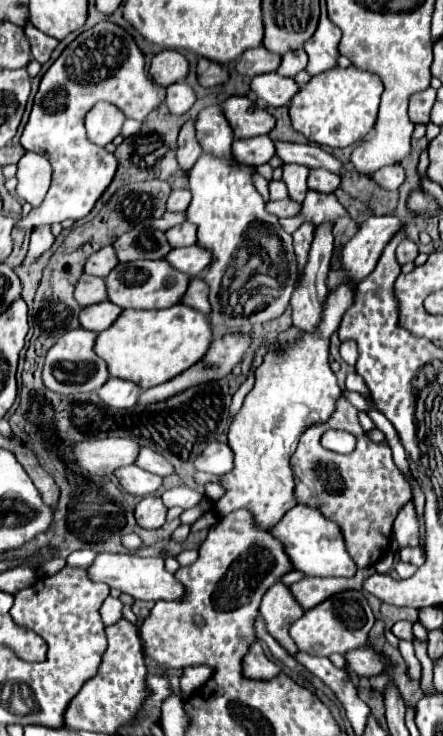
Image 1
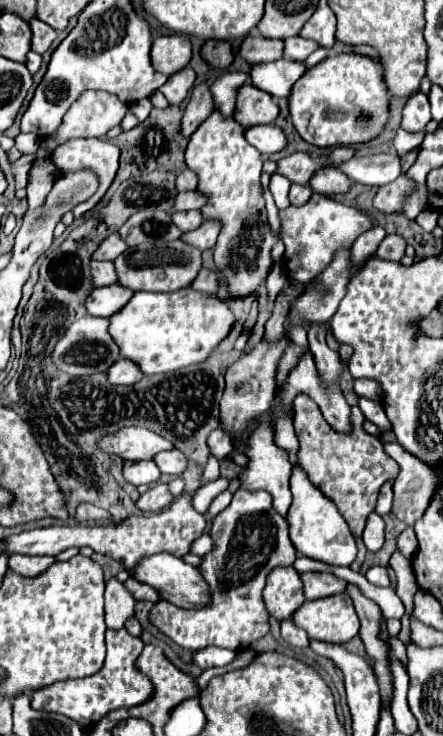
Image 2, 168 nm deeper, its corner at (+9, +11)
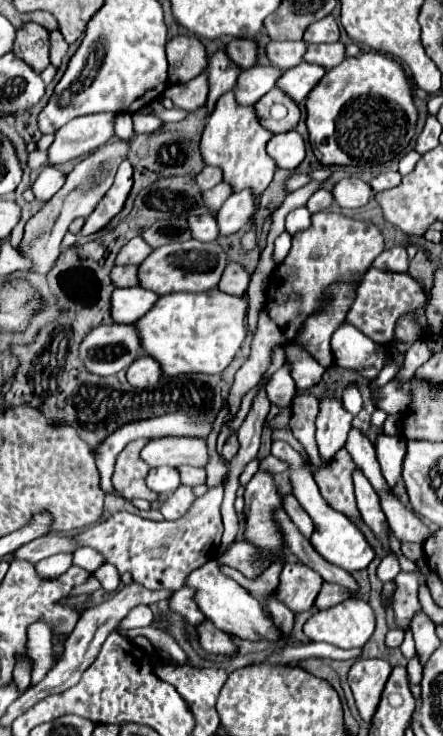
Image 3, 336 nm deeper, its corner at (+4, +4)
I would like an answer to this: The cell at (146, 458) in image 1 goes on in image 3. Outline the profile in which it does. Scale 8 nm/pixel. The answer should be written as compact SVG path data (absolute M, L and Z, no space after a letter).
M179 467L179 471L181 471L181 483L189 487L201 485L207 479L205 469L199 469L199 467Z

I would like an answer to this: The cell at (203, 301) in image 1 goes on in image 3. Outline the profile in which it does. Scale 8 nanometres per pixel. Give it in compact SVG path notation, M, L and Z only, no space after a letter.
M229 263L229 267L225 269L221 281L219 281L219 289L231 295L243 295L247 291L249 285L249 271L241 265L241 263Z

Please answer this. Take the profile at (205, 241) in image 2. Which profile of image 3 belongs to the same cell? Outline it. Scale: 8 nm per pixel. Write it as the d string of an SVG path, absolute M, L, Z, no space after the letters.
M237 191L233 193L217 213L217 223L221 235L237 233L257 211L259 203L253 199L253 191Z

